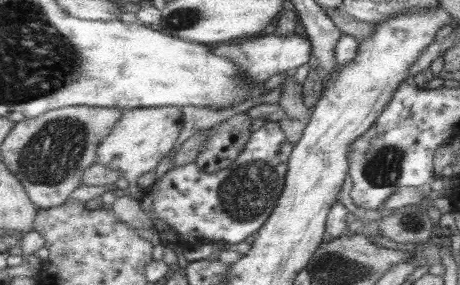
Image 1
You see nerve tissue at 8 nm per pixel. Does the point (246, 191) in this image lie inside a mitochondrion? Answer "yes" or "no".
yes

